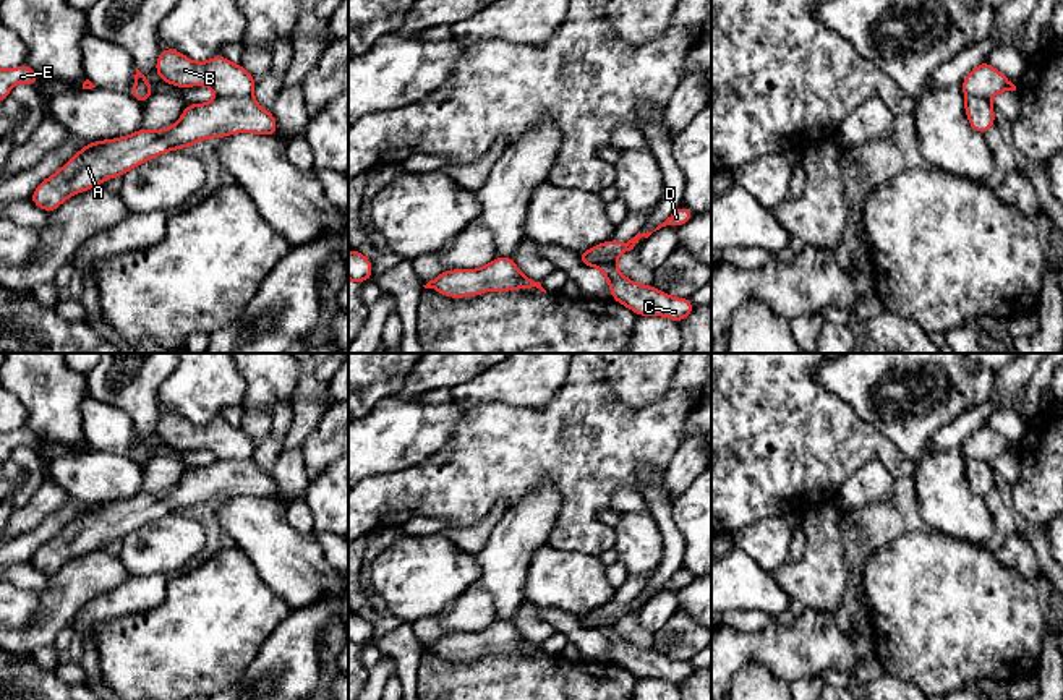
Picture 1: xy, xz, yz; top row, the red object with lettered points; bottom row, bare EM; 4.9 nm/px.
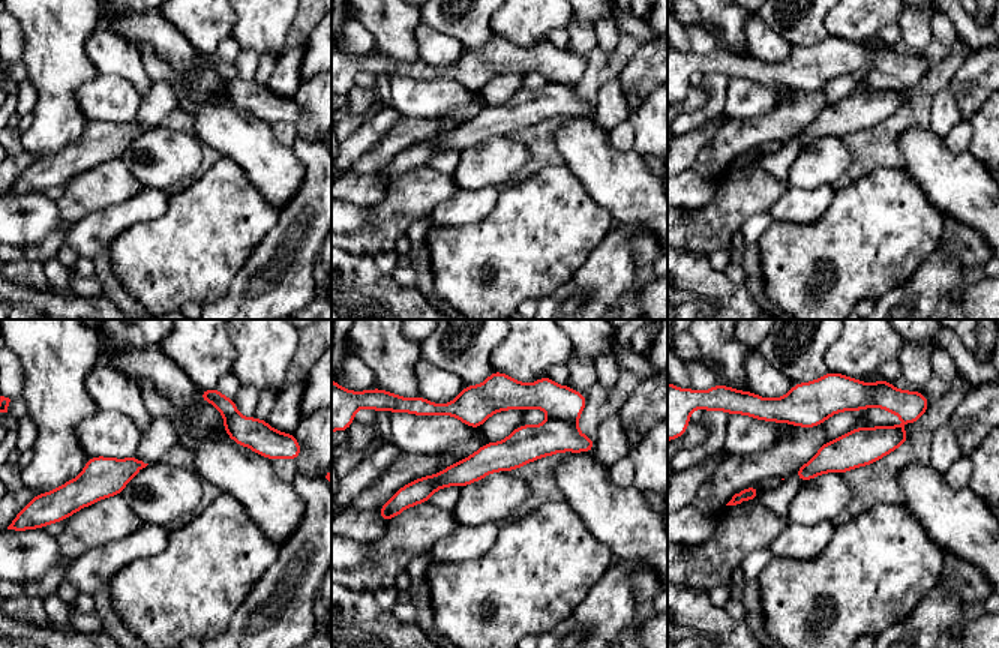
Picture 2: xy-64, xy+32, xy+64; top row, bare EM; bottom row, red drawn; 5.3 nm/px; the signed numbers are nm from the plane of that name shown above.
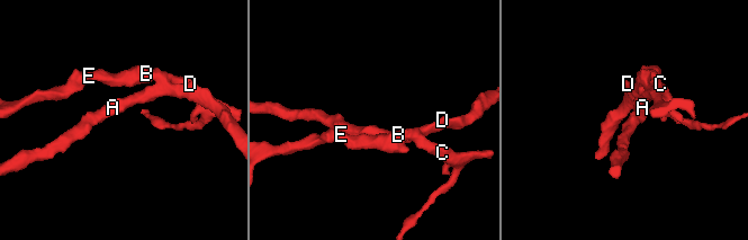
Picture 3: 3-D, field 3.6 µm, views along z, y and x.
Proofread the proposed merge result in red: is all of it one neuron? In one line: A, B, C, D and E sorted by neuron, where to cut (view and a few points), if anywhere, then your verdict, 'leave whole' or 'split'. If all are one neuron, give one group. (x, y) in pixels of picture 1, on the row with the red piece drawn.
A D / B C E | xy (217, 94), (251, 96) | split

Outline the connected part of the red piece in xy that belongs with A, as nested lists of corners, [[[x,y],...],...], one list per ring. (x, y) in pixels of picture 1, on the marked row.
[[[217,96],[209,104],[188,104],[180,120],[169,128],[141,128],[125,138],[88,143],[60,170],[45,178],[29,201],[53,212],[70,196],[96,188],[109,178],[123,177],[164,152],[183,151],[203,139],[235,133],[277,136],[277,122],[272,110],[263,110],[253,96]]]

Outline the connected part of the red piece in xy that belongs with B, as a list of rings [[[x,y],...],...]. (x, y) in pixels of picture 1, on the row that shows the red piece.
[[[162,47],[156,73],[177,88],[209,86],[222,97],[253,96],[256,79],[243,65],[228,62],[222,53],[209,62],[193,62],[175,49]]]

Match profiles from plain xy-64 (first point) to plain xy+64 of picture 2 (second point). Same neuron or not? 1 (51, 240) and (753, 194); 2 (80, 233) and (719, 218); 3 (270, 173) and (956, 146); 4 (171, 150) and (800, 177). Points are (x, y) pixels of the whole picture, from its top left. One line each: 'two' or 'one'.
1: one
2: two
3: two
4: one

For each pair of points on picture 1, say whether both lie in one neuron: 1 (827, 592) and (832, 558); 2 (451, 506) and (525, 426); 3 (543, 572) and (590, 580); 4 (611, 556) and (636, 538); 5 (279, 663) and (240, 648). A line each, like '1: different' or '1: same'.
1: same
2: same
3: same
4: different
5: different

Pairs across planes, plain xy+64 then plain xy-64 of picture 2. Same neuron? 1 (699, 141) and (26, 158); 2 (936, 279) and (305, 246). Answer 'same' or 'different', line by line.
1: different
2: same

